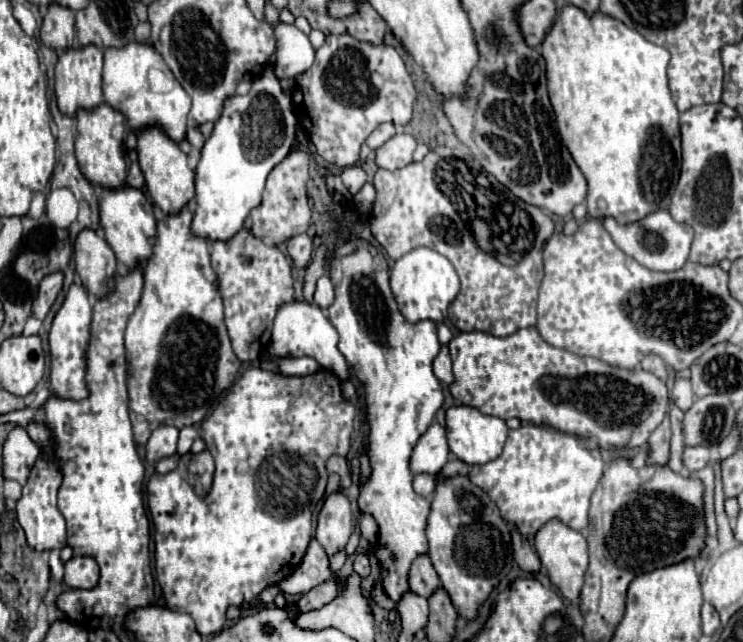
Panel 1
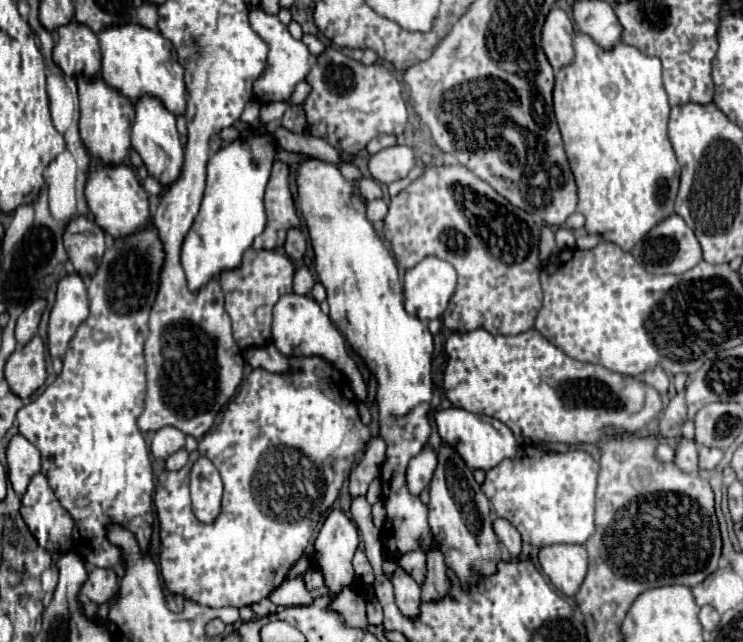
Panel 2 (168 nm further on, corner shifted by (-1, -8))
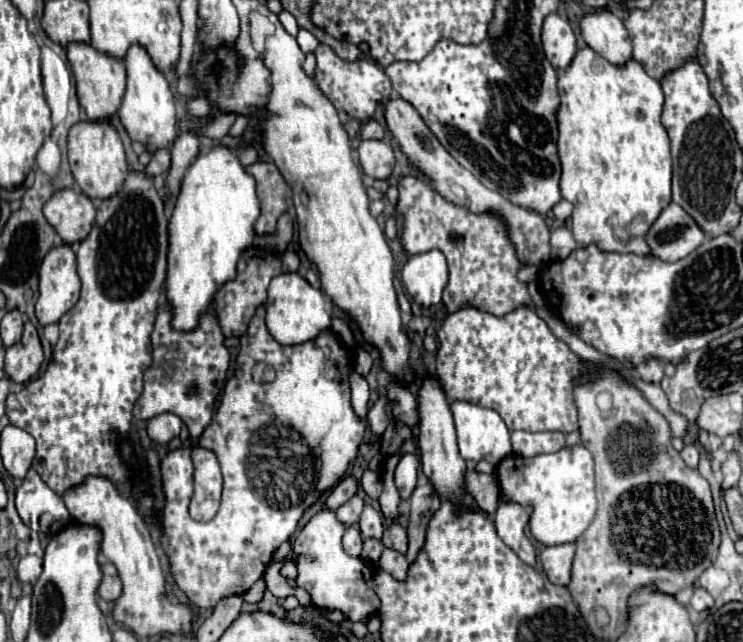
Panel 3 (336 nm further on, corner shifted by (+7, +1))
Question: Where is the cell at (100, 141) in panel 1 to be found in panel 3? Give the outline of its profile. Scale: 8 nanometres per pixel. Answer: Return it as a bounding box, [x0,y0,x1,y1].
[66,43,126,121]

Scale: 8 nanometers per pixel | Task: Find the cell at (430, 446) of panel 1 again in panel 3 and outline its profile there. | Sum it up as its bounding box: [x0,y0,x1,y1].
[396,453,420,499]

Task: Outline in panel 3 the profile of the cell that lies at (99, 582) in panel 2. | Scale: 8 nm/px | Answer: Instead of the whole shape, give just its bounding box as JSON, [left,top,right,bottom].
[98,563,122,601]

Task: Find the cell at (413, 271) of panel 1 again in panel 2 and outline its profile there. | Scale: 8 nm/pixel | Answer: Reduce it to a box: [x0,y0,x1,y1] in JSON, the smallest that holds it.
[404,256,456,320]

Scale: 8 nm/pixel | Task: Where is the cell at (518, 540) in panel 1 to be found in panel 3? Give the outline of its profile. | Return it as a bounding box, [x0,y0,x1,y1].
[466,467,498,513]

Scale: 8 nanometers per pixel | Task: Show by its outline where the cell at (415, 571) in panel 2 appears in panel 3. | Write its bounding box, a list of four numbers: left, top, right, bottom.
[382,525,408,553]

